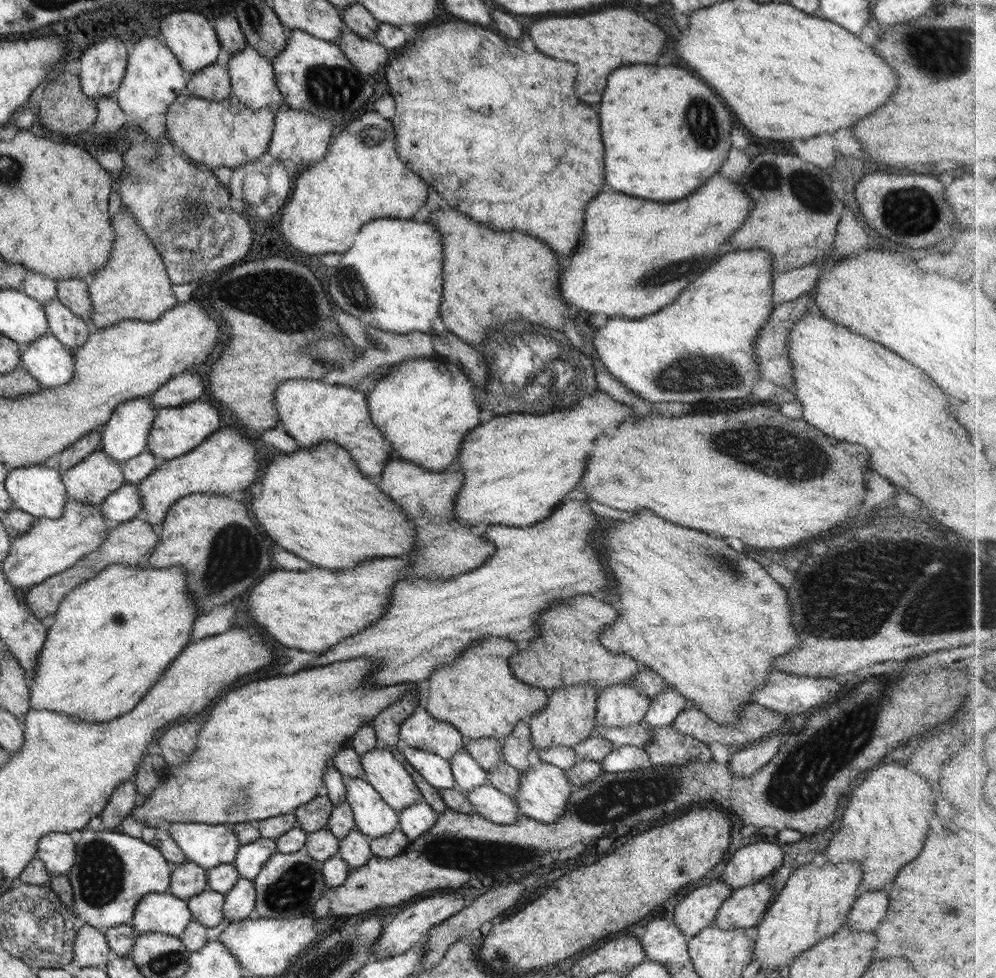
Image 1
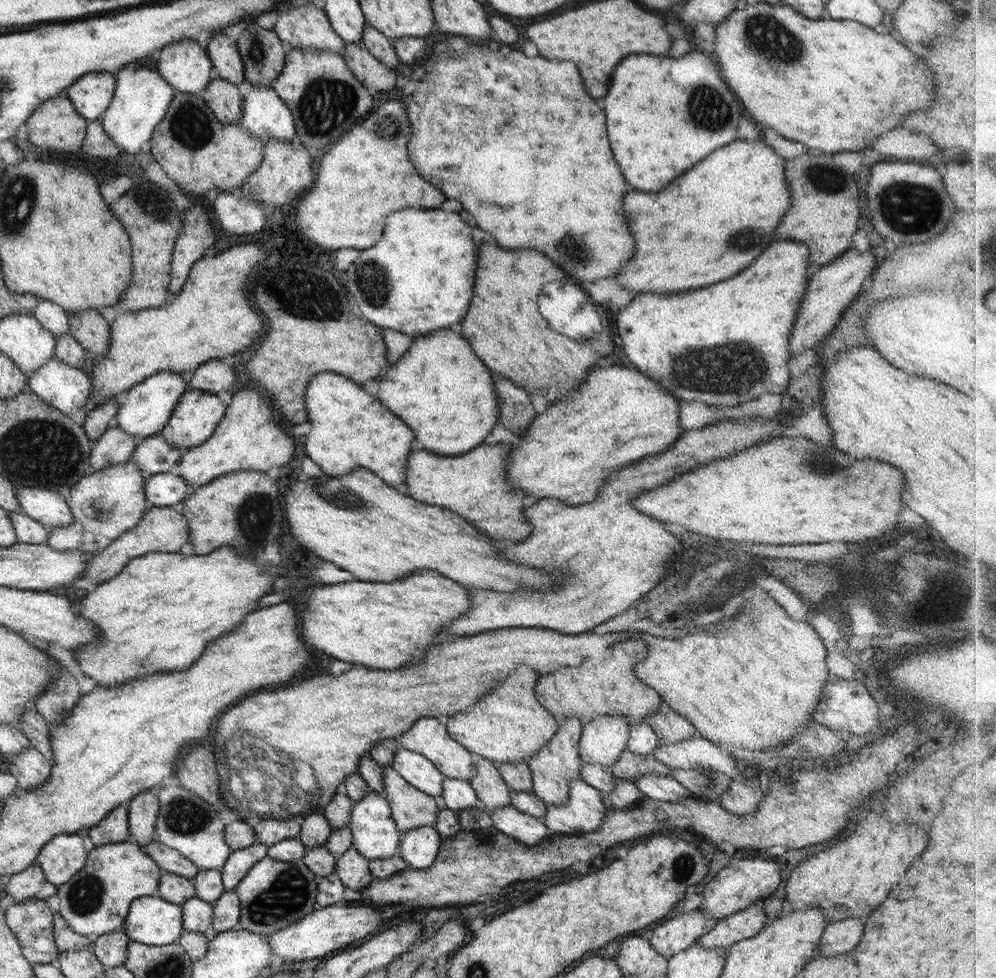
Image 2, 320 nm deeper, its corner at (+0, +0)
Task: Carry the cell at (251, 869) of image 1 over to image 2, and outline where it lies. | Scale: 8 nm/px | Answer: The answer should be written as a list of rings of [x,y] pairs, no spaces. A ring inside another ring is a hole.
[[[255,842],[248,848],[234,851],[228,857],[226,865],[221,869],[221,877],[225,891],[232,891],[242,882],[245,874],[267,856],[268,847],[265,844]]]

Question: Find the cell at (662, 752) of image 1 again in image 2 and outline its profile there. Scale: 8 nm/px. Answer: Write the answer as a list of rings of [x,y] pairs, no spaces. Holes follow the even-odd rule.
[[[671,768],[671,776],[689,790],[690,796],[712,802],[719,802],[732,781],[724,773],[716,774],[708,768]]]

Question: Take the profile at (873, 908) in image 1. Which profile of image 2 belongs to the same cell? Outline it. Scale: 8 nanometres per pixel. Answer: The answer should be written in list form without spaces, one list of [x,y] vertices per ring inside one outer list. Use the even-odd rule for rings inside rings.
[[[847,918],[829,924],[822,933],[817,952],[822,956],[840,956],[856,948],[864,926],[856,918]]]

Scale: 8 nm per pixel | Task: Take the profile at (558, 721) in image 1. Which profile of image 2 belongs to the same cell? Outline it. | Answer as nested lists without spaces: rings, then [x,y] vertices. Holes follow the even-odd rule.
[[[573,716],[560,725],[546,746],[543,746],[535,754],[527,758],[526,762],[530,769],[533,782],[532,792],[547,805],[564,806],[569,801],[569,784],[571,780],[581,778],[583,762],[578,752],[579,740],[582,734],[583,725],[580,718]]]

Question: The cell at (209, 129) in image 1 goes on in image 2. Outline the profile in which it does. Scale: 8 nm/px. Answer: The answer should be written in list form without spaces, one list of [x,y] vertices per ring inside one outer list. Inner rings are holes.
[[[176,93],[168,113],[152,133],[152,156],[180,189],[209,199],[212,195],[238,190],[260,166],[264,141],[252,137],[238,124],[222,124],[197,95]]]

